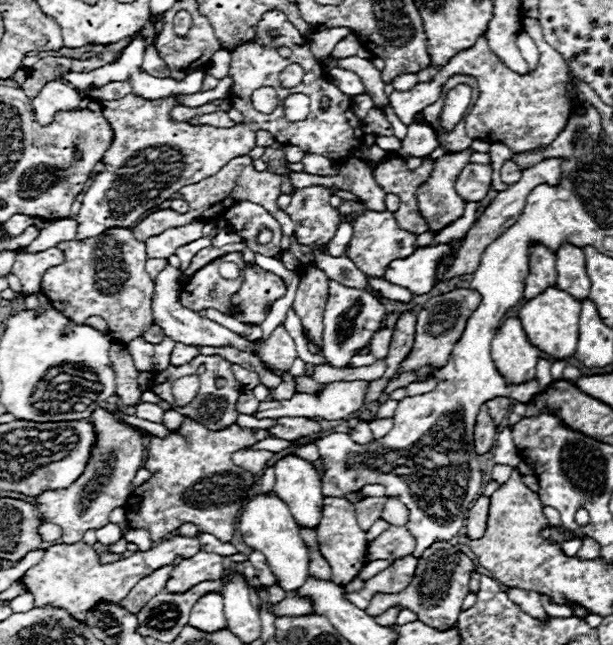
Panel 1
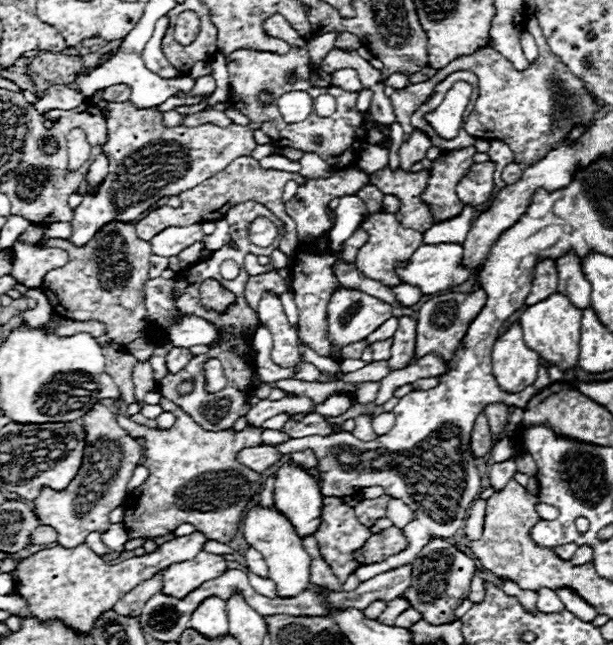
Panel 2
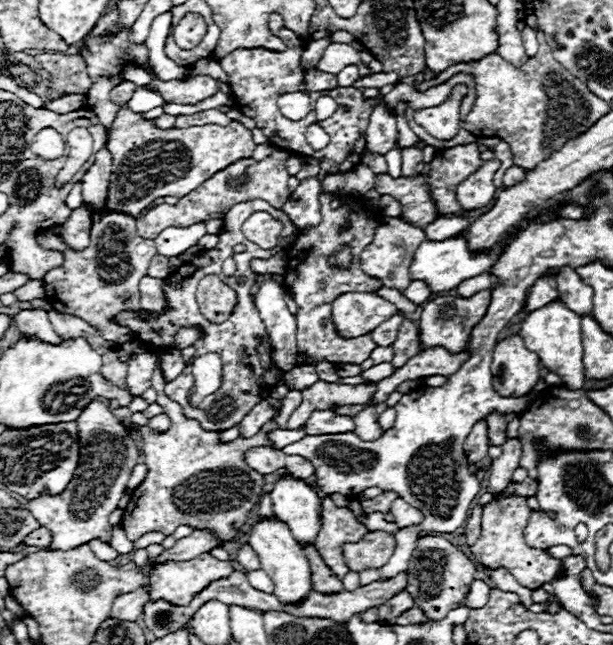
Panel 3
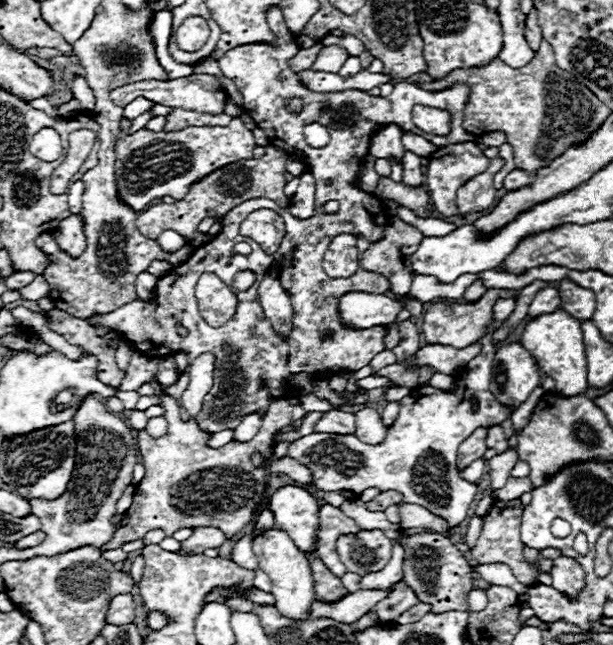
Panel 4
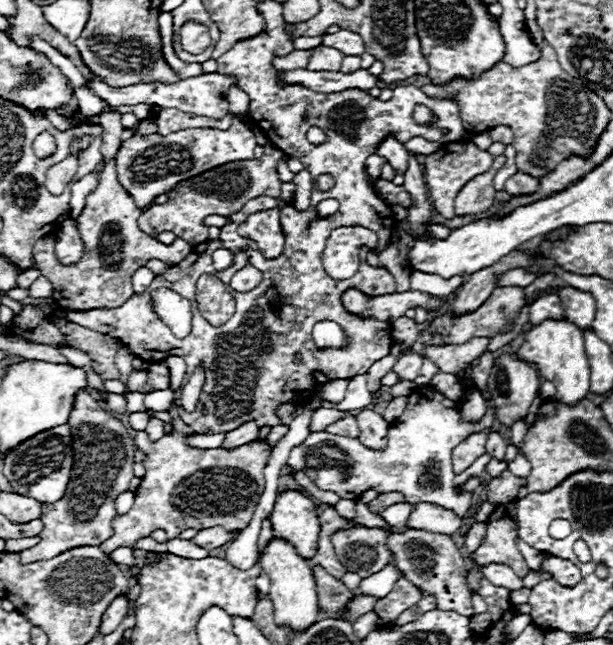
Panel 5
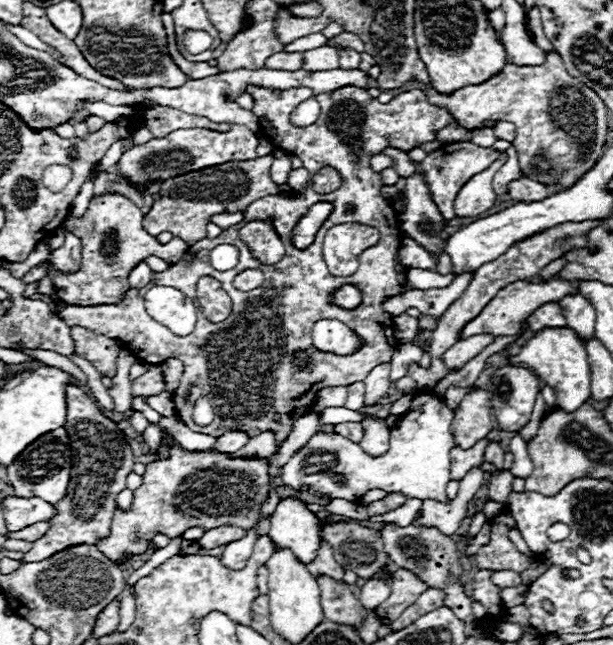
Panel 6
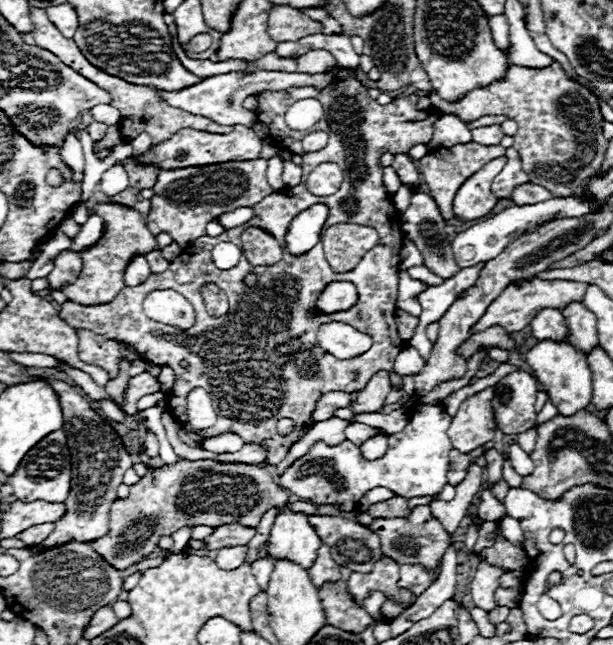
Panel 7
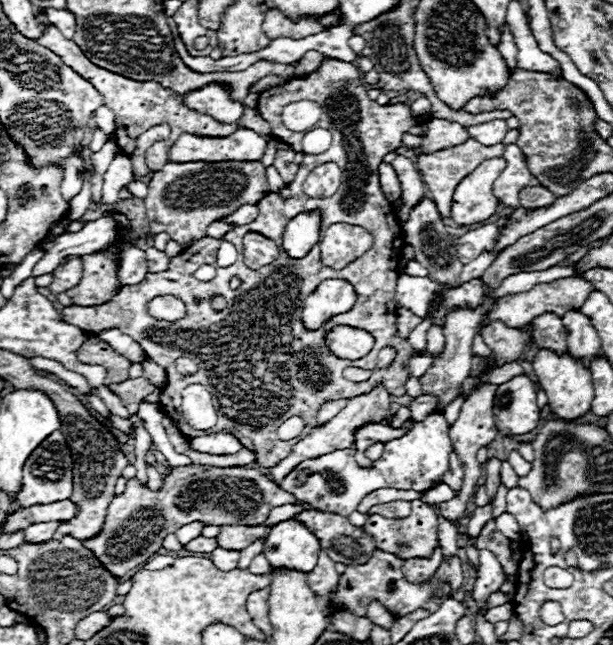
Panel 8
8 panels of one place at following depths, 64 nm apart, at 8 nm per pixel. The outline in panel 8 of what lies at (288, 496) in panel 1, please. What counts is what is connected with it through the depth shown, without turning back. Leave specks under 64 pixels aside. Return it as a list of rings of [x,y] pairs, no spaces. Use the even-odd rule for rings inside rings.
[[[296,520],[276,524],[264,542],[264,556],[274,572],[288,568],[308,574],[318,562],[318,552],[318,538]]]

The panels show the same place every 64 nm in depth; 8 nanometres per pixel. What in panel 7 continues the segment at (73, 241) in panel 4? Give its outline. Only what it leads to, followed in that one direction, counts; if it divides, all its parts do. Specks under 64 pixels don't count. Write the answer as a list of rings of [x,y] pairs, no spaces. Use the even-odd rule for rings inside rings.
[[[62,252],[54,262],[54,272],[50,272],[50,288],[58,290],[64,284],[72,284],[82,270],[82,258],[76,252]]]

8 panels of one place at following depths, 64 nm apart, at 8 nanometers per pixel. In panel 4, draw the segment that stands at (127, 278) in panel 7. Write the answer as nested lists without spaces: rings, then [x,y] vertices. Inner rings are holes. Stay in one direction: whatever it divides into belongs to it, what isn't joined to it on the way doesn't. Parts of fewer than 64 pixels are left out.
[[[140,272],[140,274],[136,276],[136,294],[138,294],[138,298],[146,300],[146,298],[150,296],[156,280],[158,280],[158,278],[156,278],[154,274],[150,274],[150,272]]]

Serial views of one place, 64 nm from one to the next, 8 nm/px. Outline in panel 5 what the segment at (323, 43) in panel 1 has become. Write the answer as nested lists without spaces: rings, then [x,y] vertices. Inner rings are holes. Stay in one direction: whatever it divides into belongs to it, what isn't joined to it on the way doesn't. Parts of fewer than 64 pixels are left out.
[[[294,50],[286,56],[276,56],[274,58],[274,68],[276,70],[298,70],[298,68],[306,68],[308,58],[310,58],[312,50]]]

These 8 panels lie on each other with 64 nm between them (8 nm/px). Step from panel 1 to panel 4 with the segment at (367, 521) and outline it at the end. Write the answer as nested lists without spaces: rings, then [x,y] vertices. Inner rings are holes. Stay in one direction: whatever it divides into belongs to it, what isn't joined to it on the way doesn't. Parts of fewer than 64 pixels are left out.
[[[380,492],[374,500],[370,500],[370,502],[366,502],[366,508],[368,510],[372,510],[372,512],[382,512],[382,510],[386,510],[388,506],[392,506],[392,504],[398,504],[402,500],[402,494],[400,492]]]

